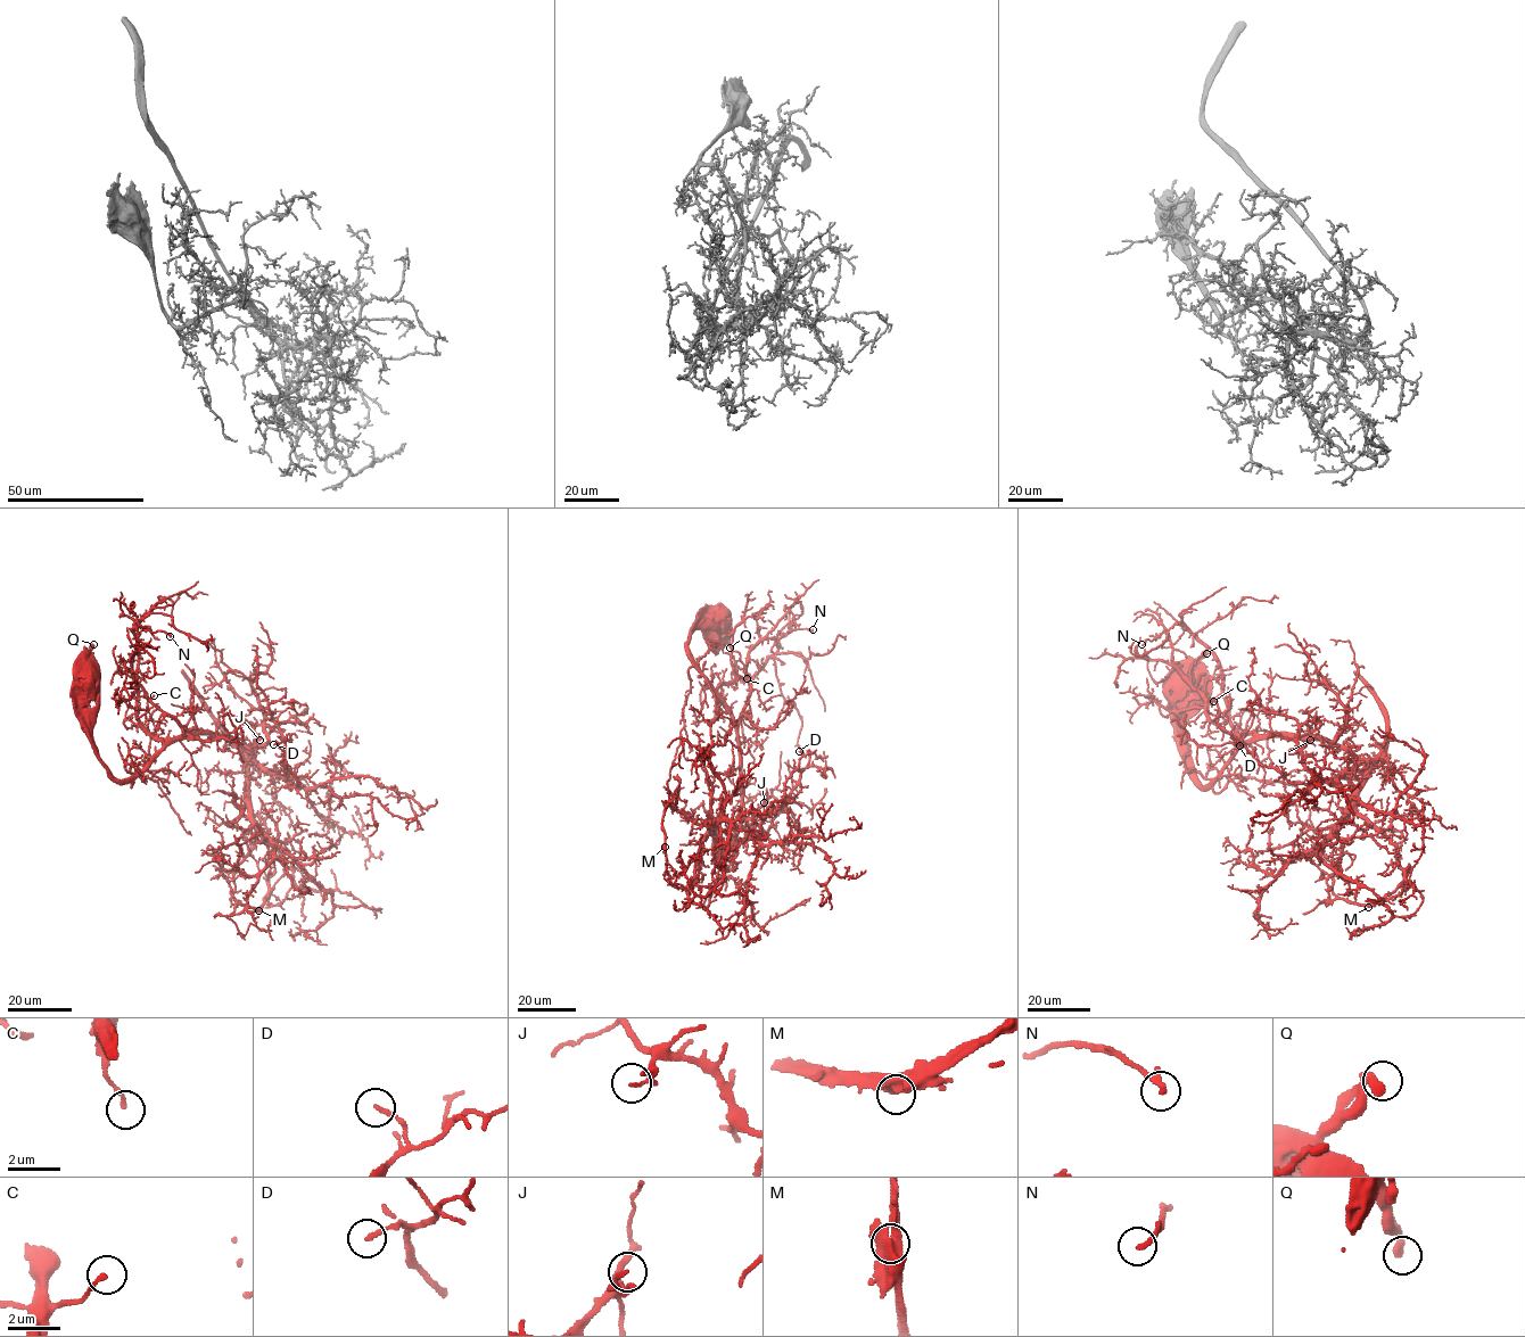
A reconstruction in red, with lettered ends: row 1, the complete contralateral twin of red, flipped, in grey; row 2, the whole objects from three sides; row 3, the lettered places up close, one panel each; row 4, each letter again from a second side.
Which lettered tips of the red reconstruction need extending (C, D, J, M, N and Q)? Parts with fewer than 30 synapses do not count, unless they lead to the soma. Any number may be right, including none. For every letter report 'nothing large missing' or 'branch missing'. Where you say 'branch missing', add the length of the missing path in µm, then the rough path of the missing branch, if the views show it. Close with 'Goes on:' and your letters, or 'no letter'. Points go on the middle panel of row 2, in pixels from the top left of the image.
C: nothing large missing
D: nothing large missing
J: nothing large missing
M: nothing large missing
N: nothing large missing
Q: nothing large missing
Goes on: no letter

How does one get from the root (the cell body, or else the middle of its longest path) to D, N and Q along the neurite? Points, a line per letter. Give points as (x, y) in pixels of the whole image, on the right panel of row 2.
D: (1317, 740), (1344, 747), (1355, 762), (1312, 785), (1288, 781), (1239, 745)
N: (1317, 740), (1222, 731), (1211, 723), (1205, 701), (1177, 668), (1167, 630), (1142, 644)
Q: (1317, 740), (1245, 742), (1202, 786), (1187, 747), (1183, 704), (1206, 653)

